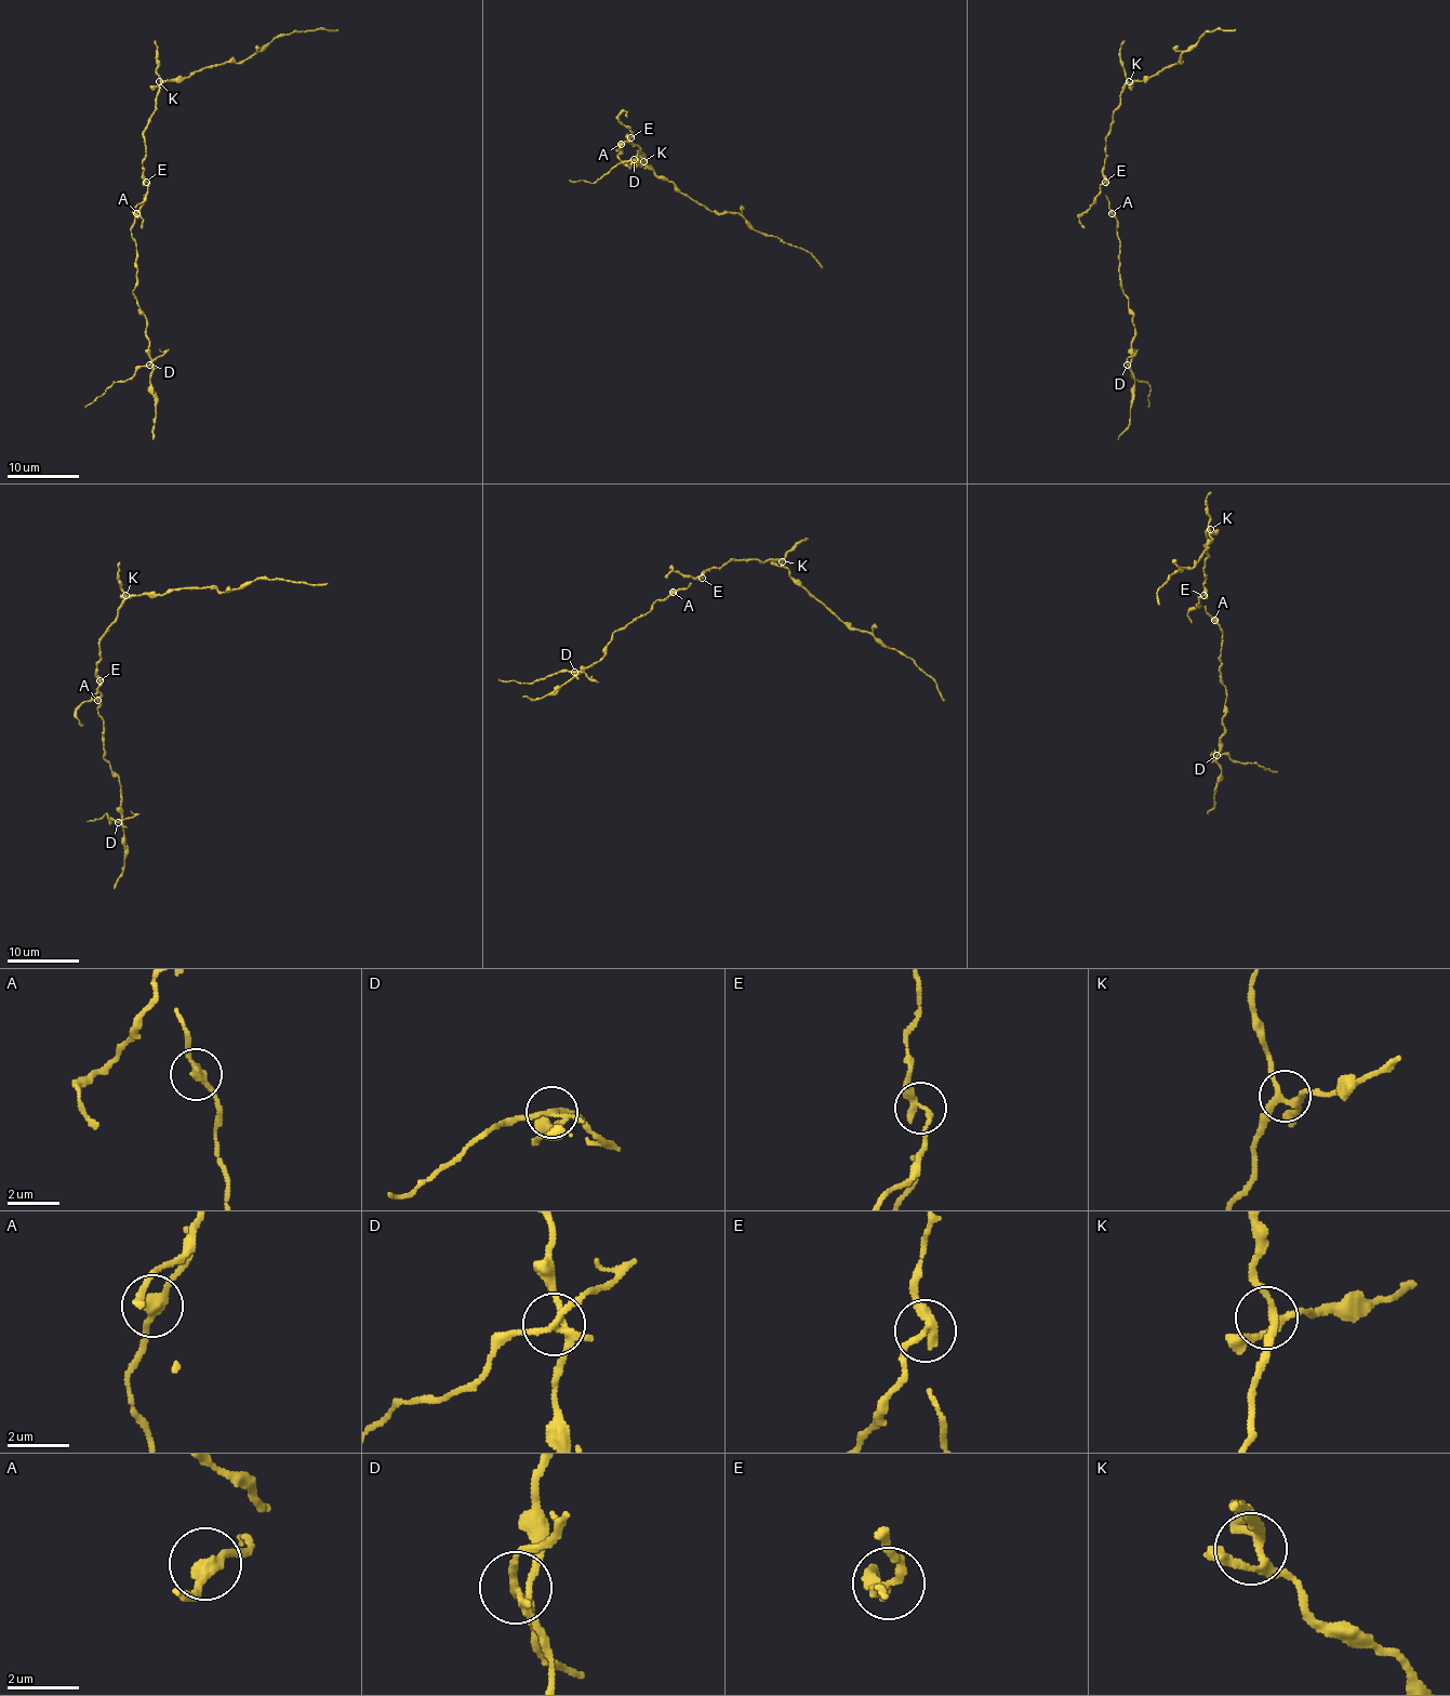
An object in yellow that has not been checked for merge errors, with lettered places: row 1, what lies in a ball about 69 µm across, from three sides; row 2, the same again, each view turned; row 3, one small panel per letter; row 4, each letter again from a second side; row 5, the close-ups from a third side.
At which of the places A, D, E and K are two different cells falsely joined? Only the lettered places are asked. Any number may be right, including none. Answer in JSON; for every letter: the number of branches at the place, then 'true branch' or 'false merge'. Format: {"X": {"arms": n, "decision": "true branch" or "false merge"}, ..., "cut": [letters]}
{"A": {"arms": 2, "decision": "true branch"}, "D": {"arms": 5, "decision": "false merge"}, "E": {"arms": 2, "decision": "false merge"}, "K": {"arms": 4, "decision": "true branch"}, "cut": ["D", "E"]}

